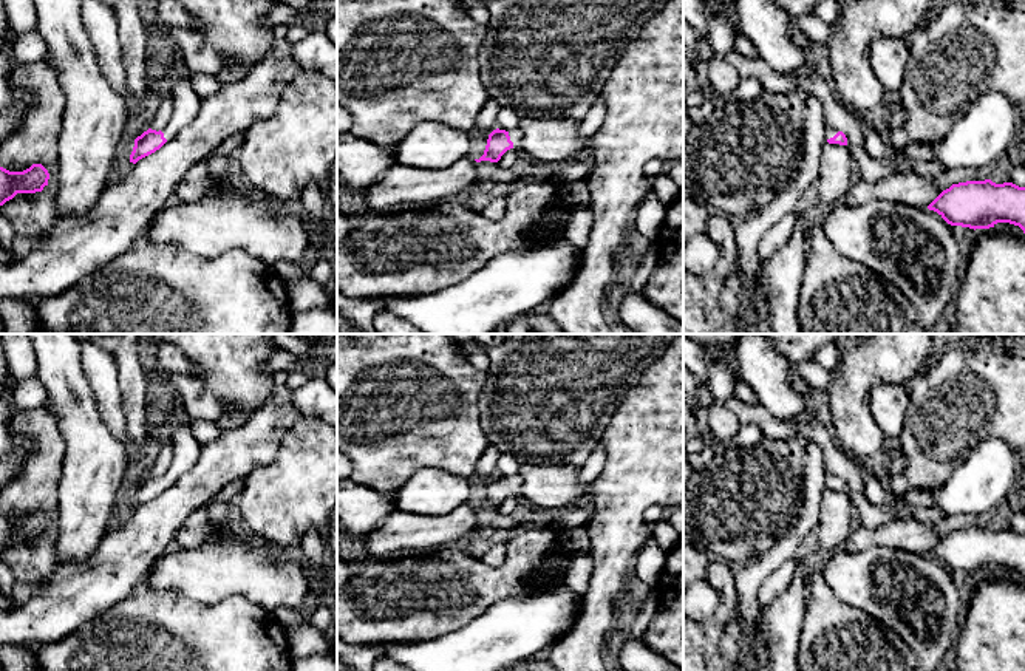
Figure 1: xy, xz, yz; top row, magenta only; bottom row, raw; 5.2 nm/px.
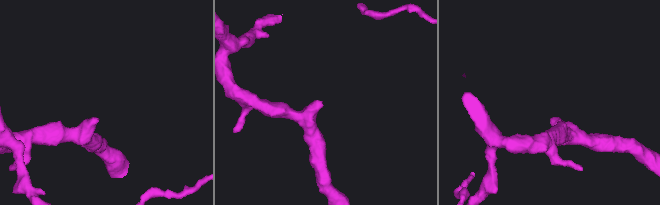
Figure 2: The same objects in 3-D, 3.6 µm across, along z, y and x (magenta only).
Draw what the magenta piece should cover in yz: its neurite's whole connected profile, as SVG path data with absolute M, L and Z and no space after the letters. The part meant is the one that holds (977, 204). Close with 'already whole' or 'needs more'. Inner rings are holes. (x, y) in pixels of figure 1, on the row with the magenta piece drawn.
M991 179L952 184L929 206L948 224L989 229L997 223L1019 226L1025 233L1025 187Z | already whole

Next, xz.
M516 127L509 131L496 128L489 135L484 155L475 161L476 162L481 162L481 161L498 162L507 150L510 148L518 150L521 141L523 141L521 128Z | needs more

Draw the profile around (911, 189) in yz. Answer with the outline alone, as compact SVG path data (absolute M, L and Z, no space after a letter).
M994 164L982 170L945 170L935 179L925 179L915 173L892 175L877 182L856 181L847 193L846 204L860 206L873 199L886 199L928 207L943 190L966 181L985 181Z

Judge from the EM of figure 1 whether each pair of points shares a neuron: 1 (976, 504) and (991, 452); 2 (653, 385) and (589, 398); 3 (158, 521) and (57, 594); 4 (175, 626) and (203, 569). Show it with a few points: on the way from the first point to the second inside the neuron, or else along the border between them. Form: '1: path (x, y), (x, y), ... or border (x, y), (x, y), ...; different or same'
1: path (976, 492), (988, 476), (991, 464); same
2: border (651, 364), (629, 384), (606, 421); different
3: path (133, 546), (93, 586), (82, 591); same
4: border (153, 589), (183, 594), (204, 603), (226, 599); different

